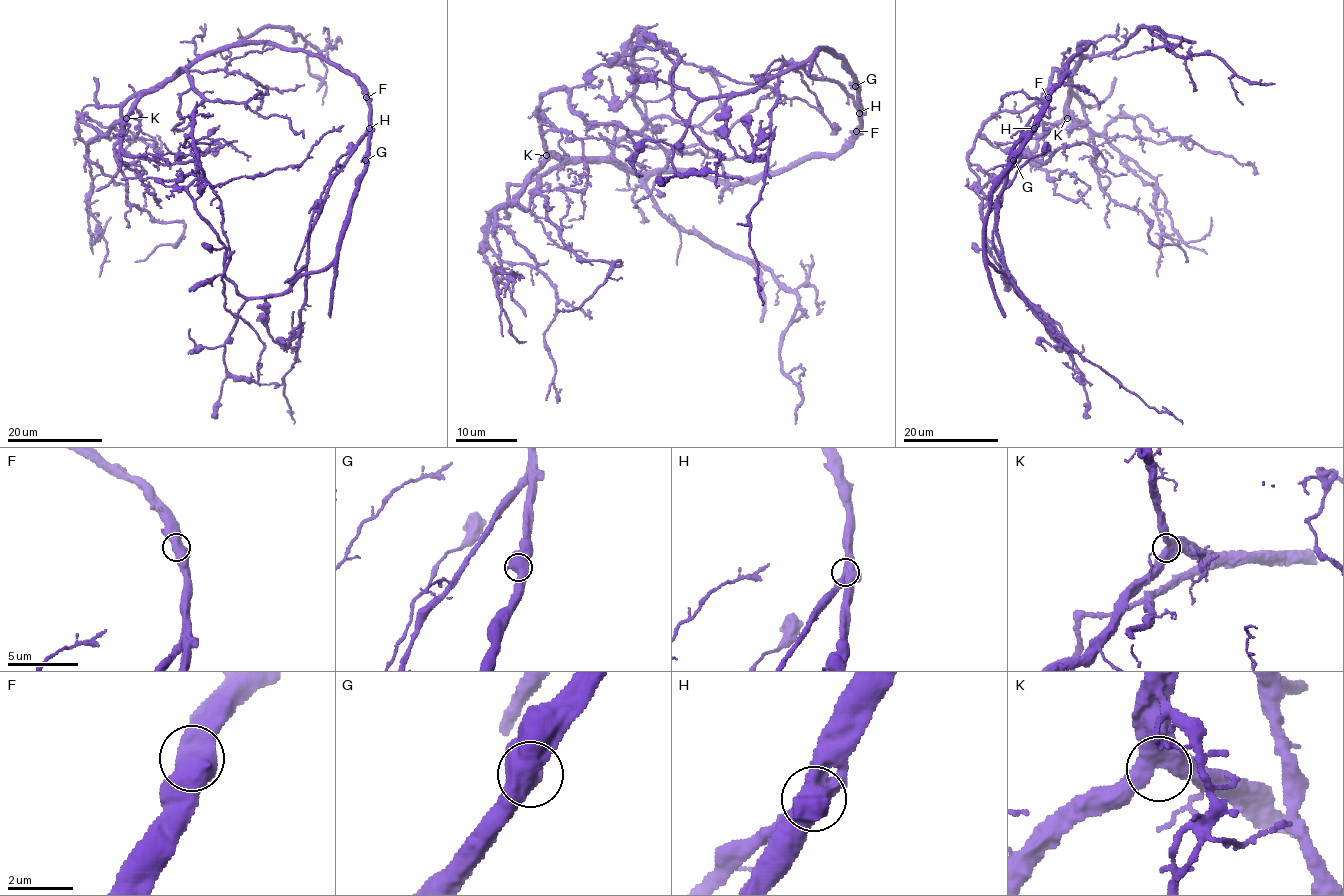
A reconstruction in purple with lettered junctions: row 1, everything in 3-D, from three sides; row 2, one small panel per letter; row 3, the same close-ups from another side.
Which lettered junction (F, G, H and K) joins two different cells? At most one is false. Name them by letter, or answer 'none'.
H

